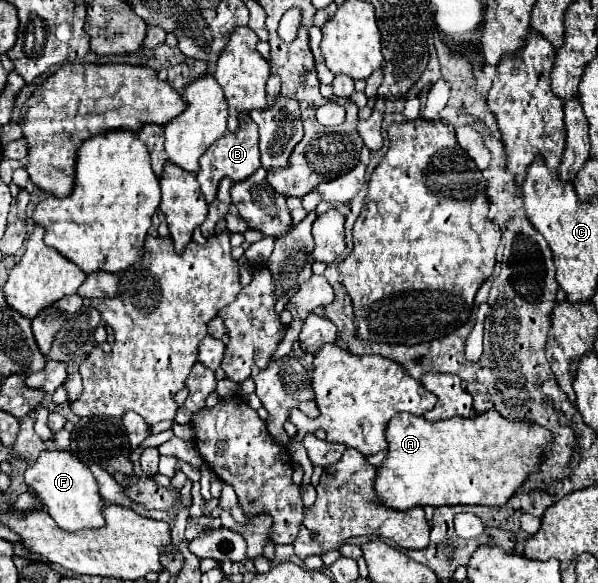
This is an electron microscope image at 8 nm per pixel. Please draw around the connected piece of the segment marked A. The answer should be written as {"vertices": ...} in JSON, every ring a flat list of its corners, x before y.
{"vertices":[[489,410,485,414,479,414,475,418,447,418,447,420,441,420,441,422,427,422,423,420,423,416,415,416,415,414,397,414,393,416,389,422,387,422,387,428,385,428,385,438,387,438,387,456,381,464,381,468,377,468,377,476,375,476,375,500,387,508,393,508,393,510,411,510,415,506,456,506,456,505,482,505,482,506,502,506,515,494,515,490,523,484,523,480,527,480,527,476,531,476,533,472,537,472,541,460,541,450,553,440,551,432,545,432,543,426,539,424,531,424,531,422,525,422,525,420,519,420,519,422,513,422,513,420,507,420,503,418,499,412,495,410]]}

